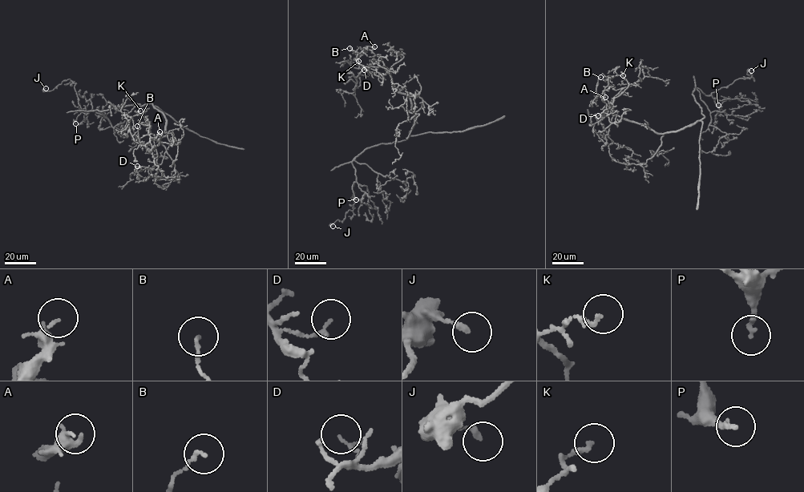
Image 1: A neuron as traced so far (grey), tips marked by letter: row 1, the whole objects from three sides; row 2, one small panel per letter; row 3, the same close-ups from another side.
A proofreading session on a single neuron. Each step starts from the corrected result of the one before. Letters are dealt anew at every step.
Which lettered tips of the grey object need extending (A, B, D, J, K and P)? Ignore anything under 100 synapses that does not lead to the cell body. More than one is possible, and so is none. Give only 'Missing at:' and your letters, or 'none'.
Missing at: none

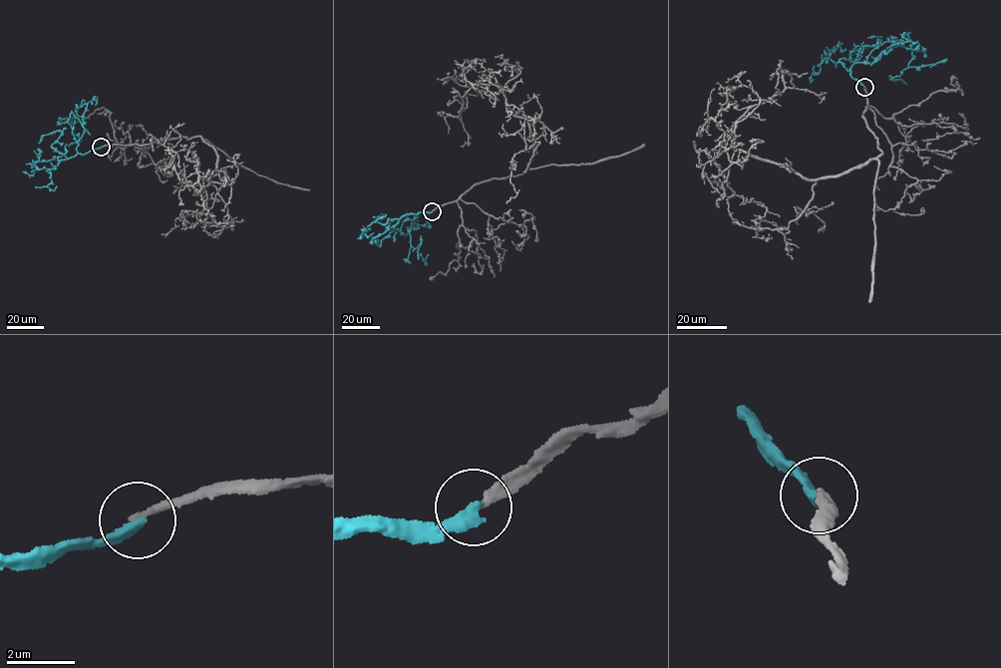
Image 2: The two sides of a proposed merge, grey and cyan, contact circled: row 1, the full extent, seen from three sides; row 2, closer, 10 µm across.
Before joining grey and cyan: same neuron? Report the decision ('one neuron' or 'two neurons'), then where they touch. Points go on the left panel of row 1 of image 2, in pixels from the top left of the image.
two neurons | (101, 147)

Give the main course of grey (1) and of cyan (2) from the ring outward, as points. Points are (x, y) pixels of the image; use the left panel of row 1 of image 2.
1: (101, 147), (200, 137), (215, 151), (220, 173), (204, 186), (180, 179), (165, 146), (171, 130), (184, 124)
2: (101, 147), (79, 154), (77, 143), (85, 130), (74, 117), (70, 119), (72, 128), (80, 142), (69, 147)

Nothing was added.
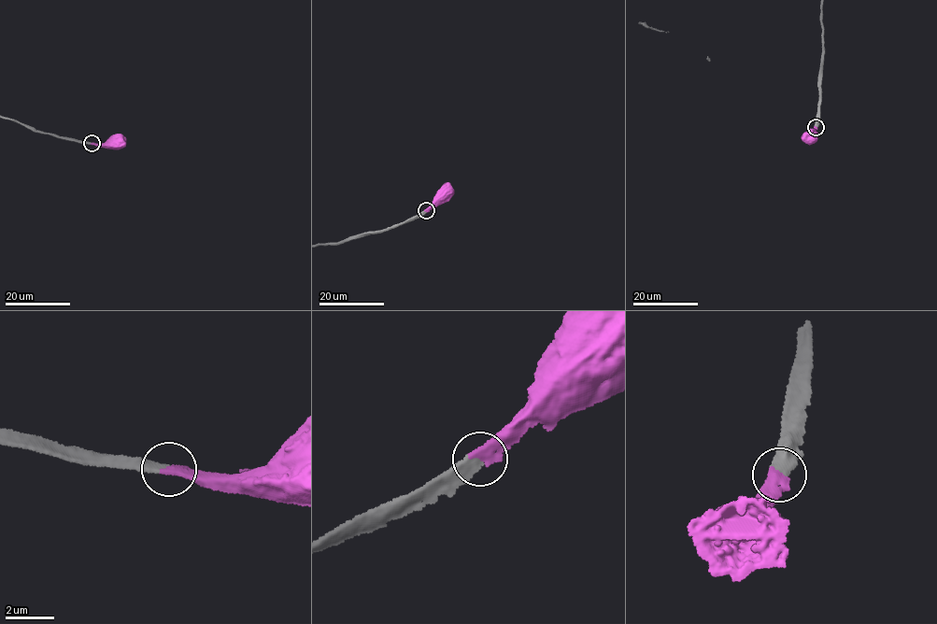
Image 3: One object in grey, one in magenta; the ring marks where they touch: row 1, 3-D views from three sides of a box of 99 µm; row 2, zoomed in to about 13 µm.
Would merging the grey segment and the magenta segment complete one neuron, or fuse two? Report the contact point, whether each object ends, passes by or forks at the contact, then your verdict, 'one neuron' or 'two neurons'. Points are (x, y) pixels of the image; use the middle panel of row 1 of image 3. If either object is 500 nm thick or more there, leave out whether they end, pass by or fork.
place (426, 210); grey ends; magenta ends; one neuron

